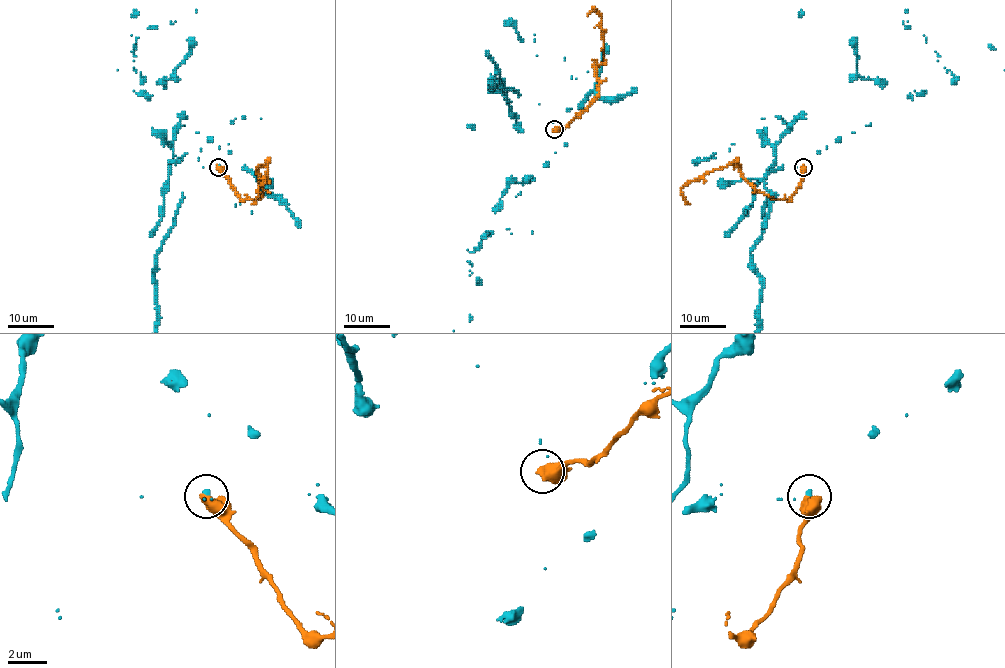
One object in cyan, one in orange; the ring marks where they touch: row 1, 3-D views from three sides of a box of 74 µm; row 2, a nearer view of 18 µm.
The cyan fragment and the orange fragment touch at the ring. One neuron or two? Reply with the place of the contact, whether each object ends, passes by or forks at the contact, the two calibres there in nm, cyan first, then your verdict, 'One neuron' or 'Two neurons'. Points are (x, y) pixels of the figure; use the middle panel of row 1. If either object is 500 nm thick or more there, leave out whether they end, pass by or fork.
Place: (554, 129). Thickness 170 nm (cyan) against 650 nm. Two neurons

